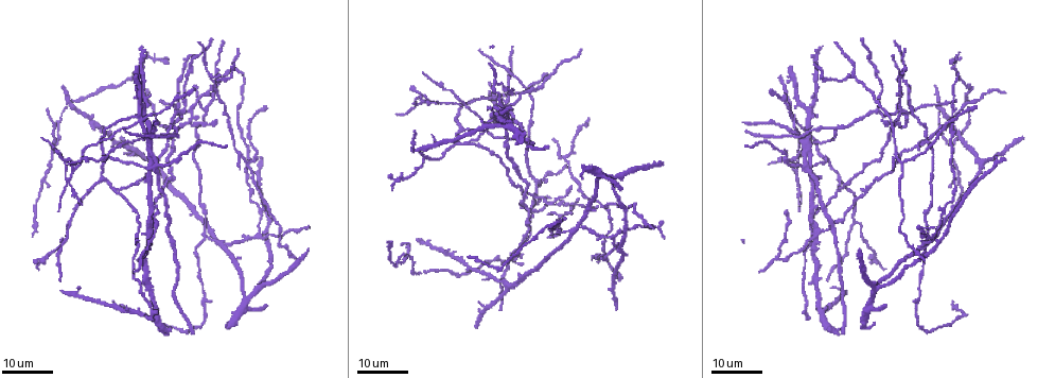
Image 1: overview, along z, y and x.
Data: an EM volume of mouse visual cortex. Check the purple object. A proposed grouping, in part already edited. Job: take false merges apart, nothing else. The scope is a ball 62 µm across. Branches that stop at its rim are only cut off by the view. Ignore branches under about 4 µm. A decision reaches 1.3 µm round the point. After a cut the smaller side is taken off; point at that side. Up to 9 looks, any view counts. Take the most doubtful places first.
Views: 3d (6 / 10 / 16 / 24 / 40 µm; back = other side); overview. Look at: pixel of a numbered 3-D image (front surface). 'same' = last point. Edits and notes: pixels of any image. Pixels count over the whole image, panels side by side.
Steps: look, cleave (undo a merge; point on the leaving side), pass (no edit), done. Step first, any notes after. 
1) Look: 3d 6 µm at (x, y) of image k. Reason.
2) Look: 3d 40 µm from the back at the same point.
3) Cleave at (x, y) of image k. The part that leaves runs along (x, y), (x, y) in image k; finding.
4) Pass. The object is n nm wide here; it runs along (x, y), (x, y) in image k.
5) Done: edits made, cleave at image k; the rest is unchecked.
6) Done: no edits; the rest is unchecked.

Look: 3d 24 µm at (815, 239) of image 1. Four or more arms meet.

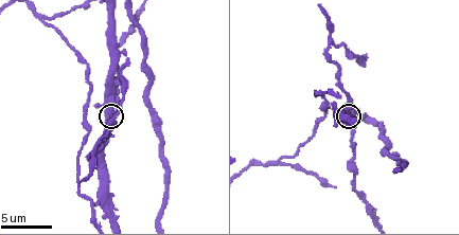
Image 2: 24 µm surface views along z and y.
Look: 3d 6 µm at the same point. Zoom in.

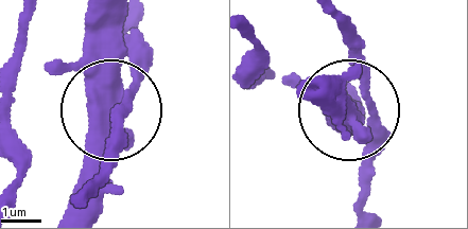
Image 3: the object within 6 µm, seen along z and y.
Pass. The object is 460 nm wide here; it runs along (108, 11), (119, 150) in image 3; all the same neuron.

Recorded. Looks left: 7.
Look: 3d 24 µm at (494, 97) of image 1. Thin arm on a thick one.

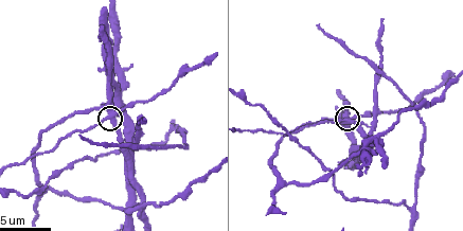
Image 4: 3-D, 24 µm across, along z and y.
Look: 3d 6 µm at (347, 122) of image 4.

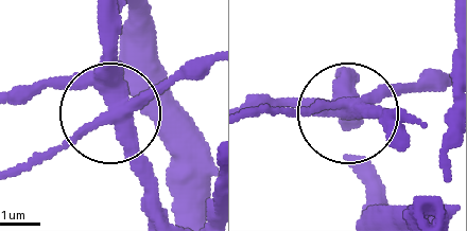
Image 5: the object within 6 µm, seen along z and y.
Look: 3d 6 µm from the back at (114, 120) of image 5. Other side.

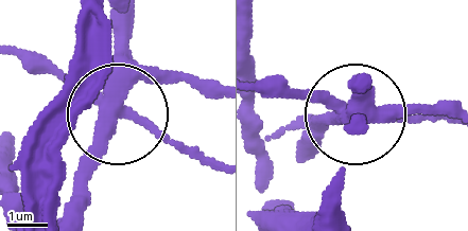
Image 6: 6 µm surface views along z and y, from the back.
Cleave at (297, 91) of image 6. The part that leaves runs along (117, 109), (214, 157) in image 6; two neurons meet here.

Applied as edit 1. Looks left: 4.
Look: 3d 16 µm at (240, 129) of image 1. Three-way junction.

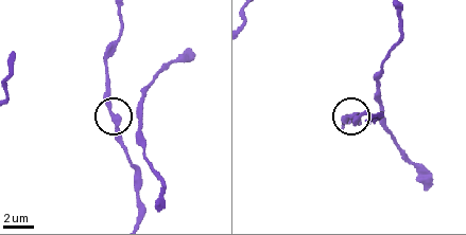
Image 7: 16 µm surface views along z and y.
Look: 3d 6 µm at (116, 118) of image 7.

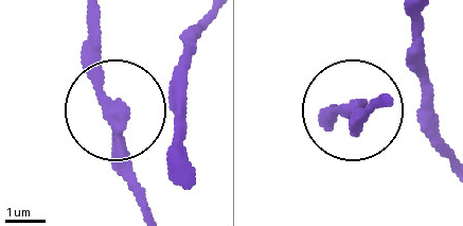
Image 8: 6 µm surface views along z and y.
Pass. It runs along (146, 207), (89, 17) in image 8; continuous, no second neuron.

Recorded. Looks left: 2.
Look: 3d 24 µm at (854, 223) of image 1. Side arm on a straight run.

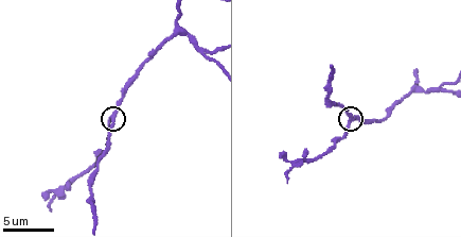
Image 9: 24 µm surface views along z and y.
Look: 3d 10 µm at (110, 115) of image 9.

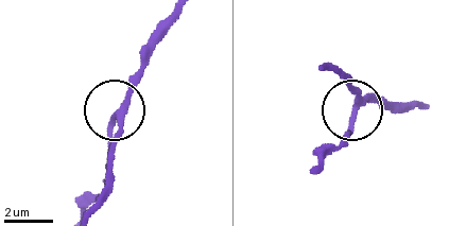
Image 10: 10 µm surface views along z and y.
Pass. The object is 220 nm wide here; it runs along (179, 14), (115, 111), (113, 163) in image 10; all the same neuron.

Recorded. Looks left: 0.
Done: edits made, cleave at image 6; the rest is unchecked.

